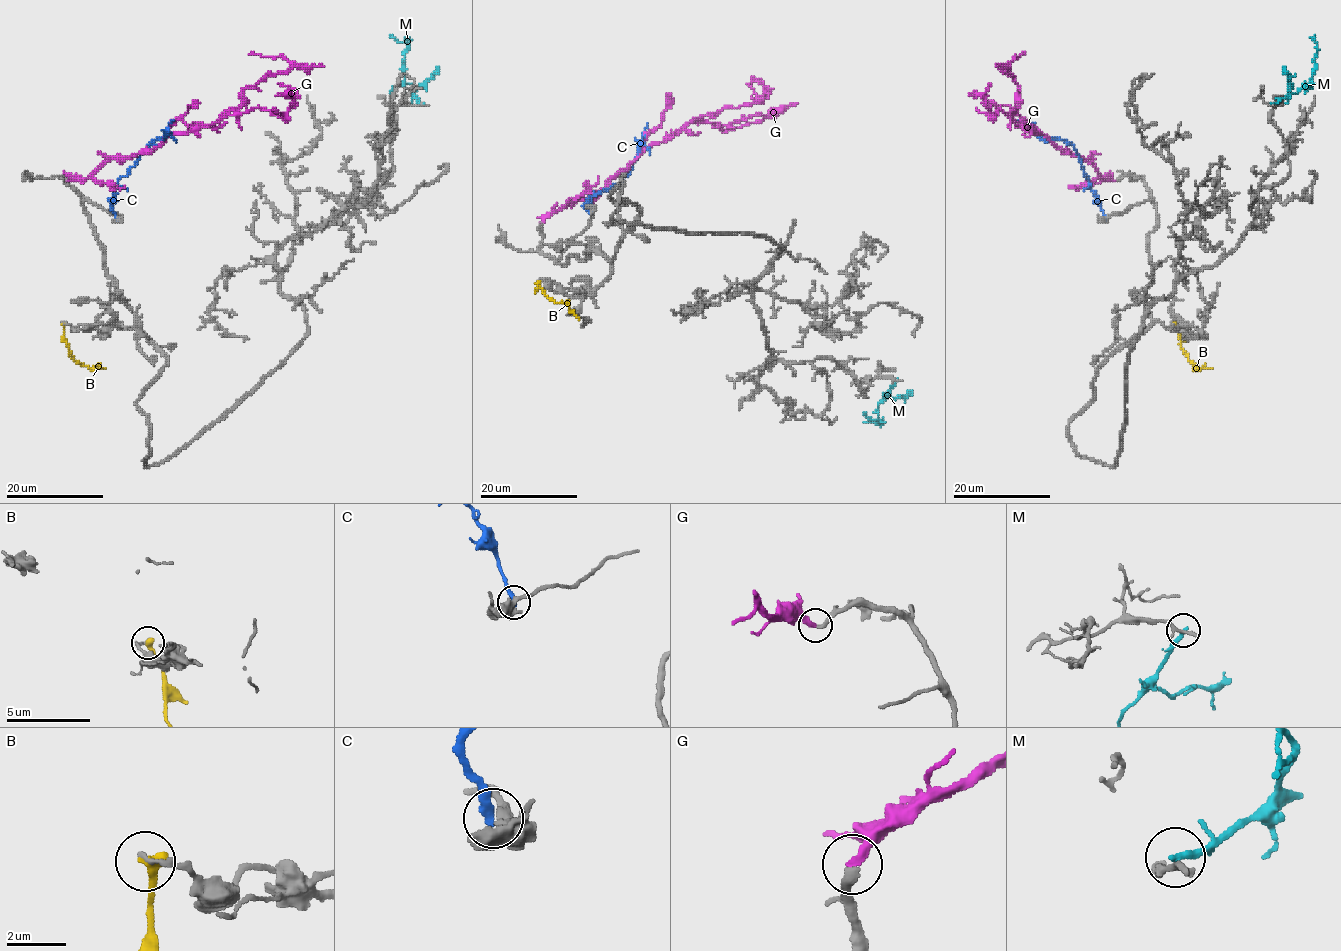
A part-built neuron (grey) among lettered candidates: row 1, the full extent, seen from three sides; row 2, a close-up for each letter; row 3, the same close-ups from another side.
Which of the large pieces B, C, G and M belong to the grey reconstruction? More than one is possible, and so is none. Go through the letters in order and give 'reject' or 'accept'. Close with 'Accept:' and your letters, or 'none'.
B: reject
C: reject
G: accept
M: reject
Accept: G

